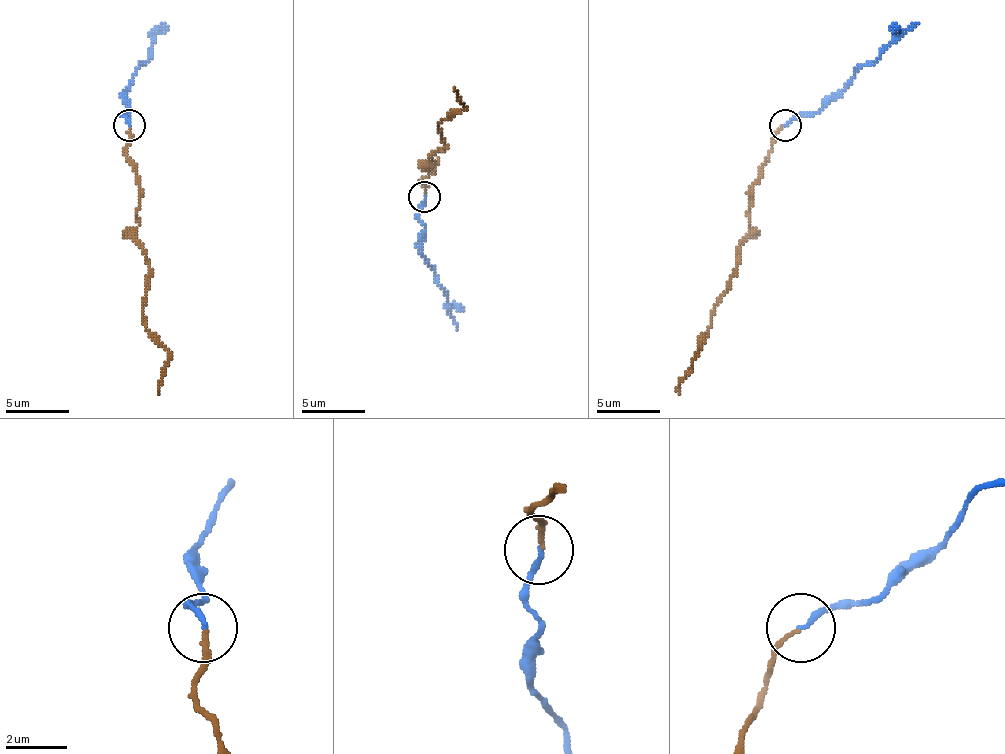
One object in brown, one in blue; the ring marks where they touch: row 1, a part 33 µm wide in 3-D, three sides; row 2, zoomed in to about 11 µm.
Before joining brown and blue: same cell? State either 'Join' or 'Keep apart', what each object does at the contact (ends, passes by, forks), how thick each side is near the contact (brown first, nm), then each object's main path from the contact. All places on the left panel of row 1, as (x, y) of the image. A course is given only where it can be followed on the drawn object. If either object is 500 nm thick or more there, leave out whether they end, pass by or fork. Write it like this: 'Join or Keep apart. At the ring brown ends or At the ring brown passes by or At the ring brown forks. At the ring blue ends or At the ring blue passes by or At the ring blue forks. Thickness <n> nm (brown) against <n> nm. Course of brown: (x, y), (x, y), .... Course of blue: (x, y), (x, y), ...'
Join. At the ring brown ends. At the ring blue ends. Thickness 140 nm (brown) against 180 nm. Course of brown: (130, 125), (126, 161), (139, 193), (136, 234), (149, 272), (142, 314), (149, 333), (168, 352), (158, 394). Course of blue: (130, 125), (123, 116), (130, 113), (126, 90), (161, 23)

